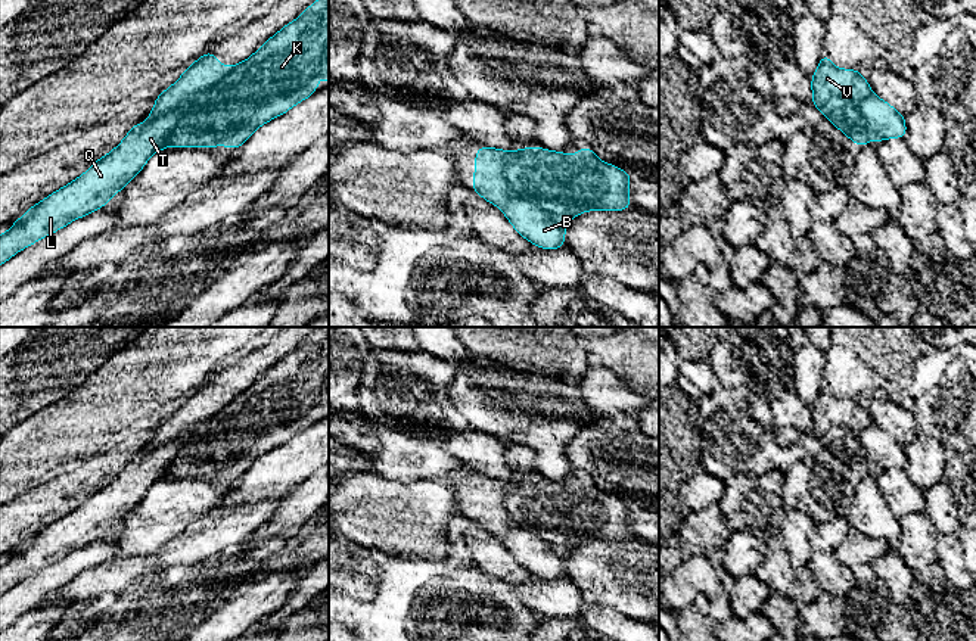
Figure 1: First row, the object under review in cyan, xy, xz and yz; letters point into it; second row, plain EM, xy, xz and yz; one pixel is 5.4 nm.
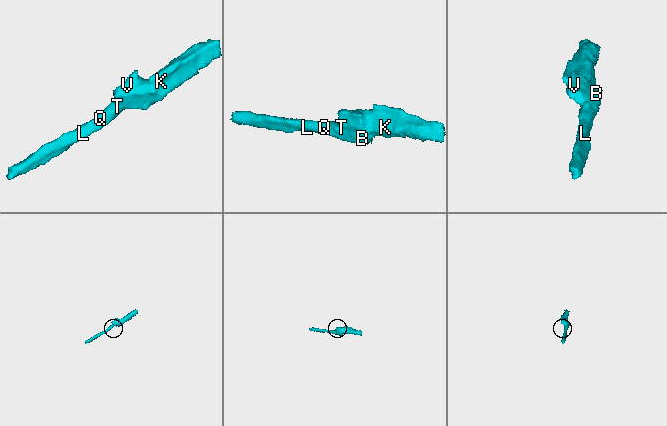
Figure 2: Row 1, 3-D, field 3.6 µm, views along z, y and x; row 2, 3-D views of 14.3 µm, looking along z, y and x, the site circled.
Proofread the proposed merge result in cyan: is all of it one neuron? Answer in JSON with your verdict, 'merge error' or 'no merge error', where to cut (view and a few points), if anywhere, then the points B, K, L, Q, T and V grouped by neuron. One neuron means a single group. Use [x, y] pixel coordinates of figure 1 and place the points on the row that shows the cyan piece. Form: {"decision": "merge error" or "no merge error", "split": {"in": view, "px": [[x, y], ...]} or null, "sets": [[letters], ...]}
{"decision": "merge error", "split": {"in": "xy", "px": [[195, 103], [190, 100], [182, 102], [146, 123]]}, "sets": [["B", "L", "Q", "T"], ["K", "V"]]}

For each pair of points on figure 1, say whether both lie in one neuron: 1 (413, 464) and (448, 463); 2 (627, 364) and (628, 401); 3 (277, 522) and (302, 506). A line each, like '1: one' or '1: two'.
1: one
2: two
3: one

